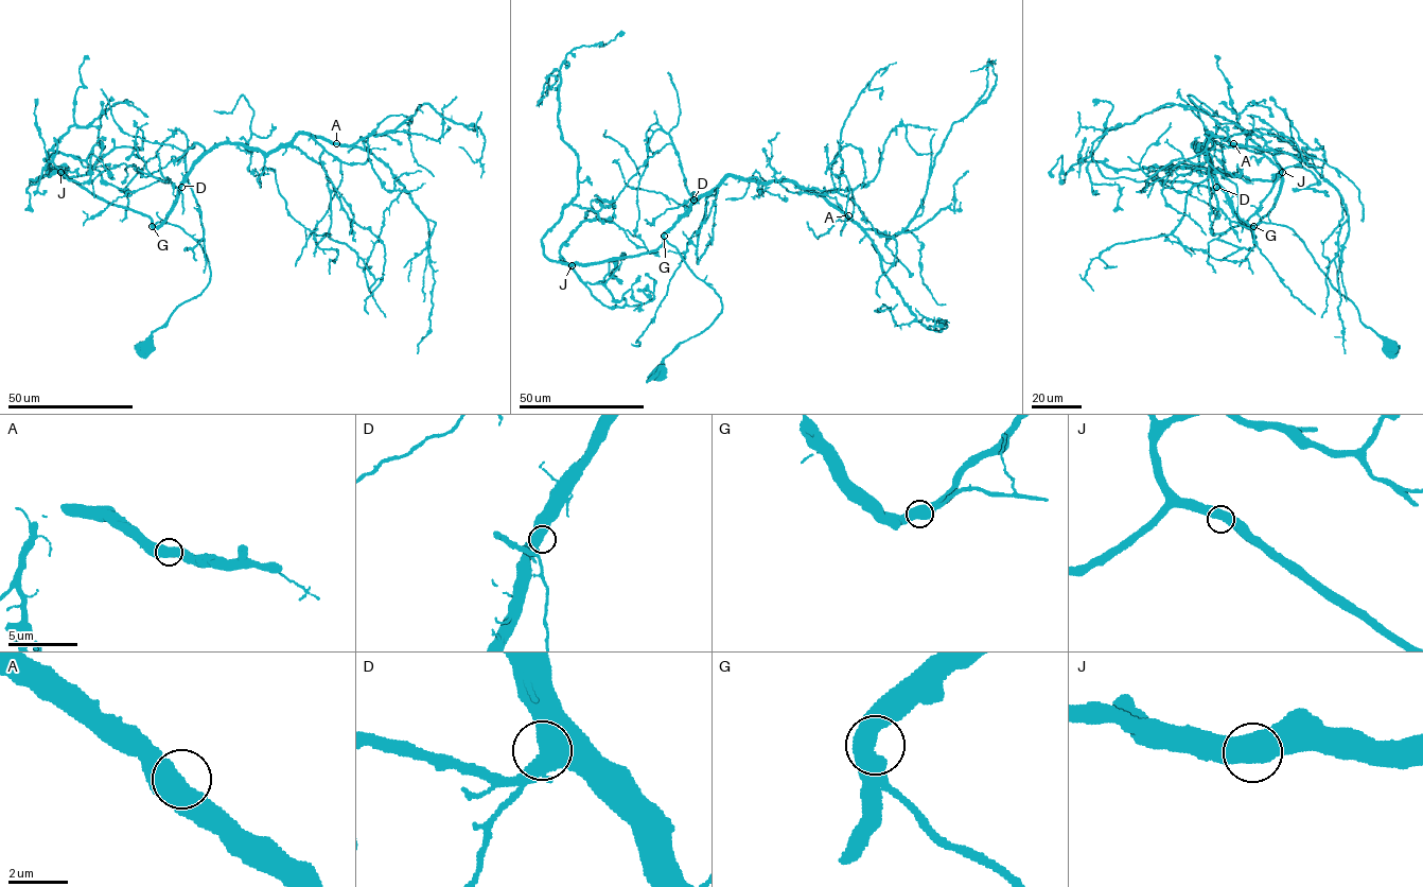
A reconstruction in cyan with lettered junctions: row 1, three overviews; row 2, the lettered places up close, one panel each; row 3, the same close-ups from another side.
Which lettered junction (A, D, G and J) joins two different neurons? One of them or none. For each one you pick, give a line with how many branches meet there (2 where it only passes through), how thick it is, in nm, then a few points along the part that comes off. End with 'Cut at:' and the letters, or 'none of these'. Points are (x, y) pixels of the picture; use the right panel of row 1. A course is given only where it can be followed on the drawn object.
Cut at: none of these

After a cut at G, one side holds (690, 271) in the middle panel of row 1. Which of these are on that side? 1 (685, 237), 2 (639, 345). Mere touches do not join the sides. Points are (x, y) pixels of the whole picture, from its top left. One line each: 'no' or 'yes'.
1: no
2: no

